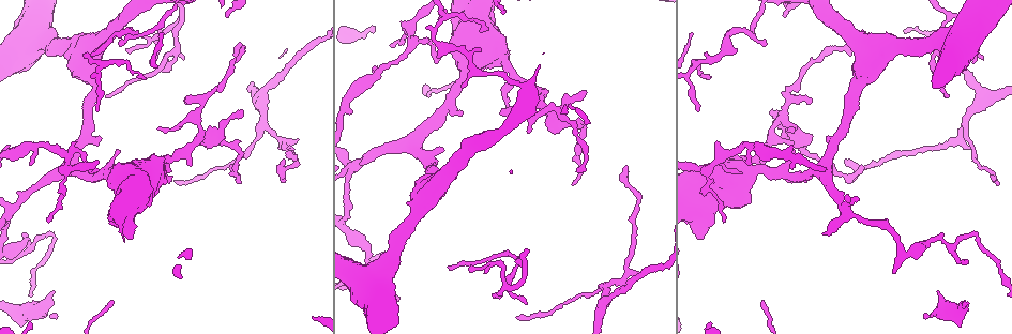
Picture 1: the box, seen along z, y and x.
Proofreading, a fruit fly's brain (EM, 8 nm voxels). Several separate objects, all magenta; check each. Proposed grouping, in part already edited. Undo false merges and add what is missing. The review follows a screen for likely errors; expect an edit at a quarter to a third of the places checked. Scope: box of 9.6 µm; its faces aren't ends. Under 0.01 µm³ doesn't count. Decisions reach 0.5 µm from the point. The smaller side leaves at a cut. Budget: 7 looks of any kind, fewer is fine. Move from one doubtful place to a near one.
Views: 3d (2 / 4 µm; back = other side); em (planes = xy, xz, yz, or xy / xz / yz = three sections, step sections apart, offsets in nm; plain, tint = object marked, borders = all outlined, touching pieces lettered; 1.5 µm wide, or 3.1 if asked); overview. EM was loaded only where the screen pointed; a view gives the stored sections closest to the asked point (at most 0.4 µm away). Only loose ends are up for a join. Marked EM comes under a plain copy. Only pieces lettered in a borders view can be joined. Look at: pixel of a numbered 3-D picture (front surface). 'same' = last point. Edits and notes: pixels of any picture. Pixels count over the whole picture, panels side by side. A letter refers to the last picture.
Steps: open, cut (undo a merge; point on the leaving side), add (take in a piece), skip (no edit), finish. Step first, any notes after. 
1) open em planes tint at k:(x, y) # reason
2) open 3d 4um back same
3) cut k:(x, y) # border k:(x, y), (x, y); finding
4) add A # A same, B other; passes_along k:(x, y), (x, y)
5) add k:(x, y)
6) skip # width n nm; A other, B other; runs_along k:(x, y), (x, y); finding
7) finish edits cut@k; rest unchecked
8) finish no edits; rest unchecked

open 3d 2um at 1:(699, 110) # free end

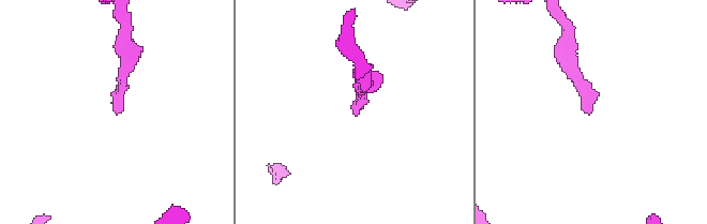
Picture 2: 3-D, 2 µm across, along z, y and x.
open em yz step 8 borders at 2:(588, 114) # now the EM

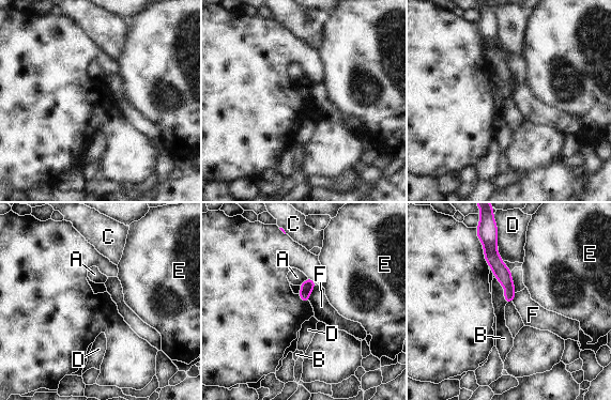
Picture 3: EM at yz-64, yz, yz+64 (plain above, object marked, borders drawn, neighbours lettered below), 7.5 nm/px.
open em planes borders same # cut it another way

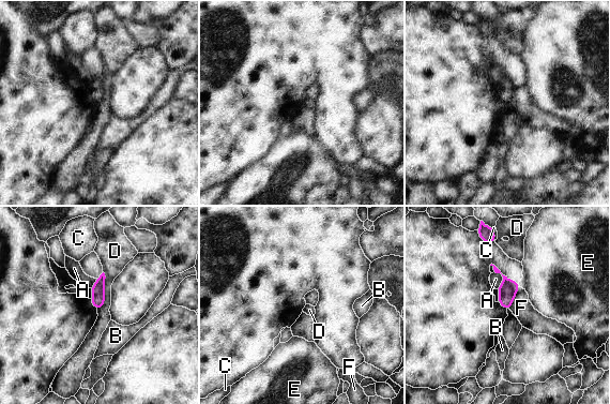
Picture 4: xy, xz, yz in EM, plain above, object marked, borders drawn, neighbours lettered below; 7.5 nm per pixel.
skip # longest_contact D 300 nm; A other, B other, C other, D other, E other, F other; border 4:(520, 287), (508, 309); no lettered piece goes on from it

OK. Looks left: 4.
open em xz step 4 tint at 1:(746, 148) # sudden change in width

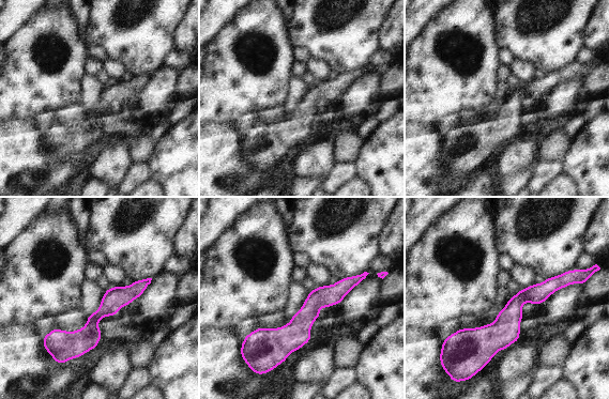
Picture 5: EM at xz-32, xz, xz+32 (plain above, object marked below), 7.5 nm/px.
open em planes borders same # cut it another way

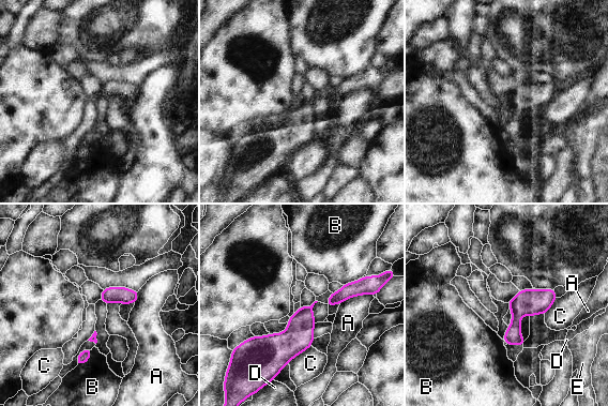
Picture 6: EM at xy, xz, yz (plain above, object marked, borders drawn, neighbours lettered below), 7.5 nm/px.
skip # longest_contact A 260 nm; A other, B other, C other, D other, E other; runs_along 6:(552, 291), (516, 316), (508, 342); all the same cell

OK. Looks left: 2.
open em yz step 4 borders at 1:(709, 79) # free end

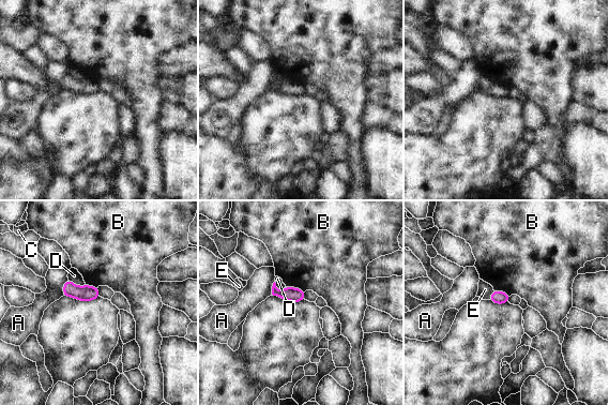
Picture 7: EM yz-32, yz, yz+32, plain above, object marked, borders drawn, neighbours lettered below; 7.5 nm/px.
open em planes borders same # another direction

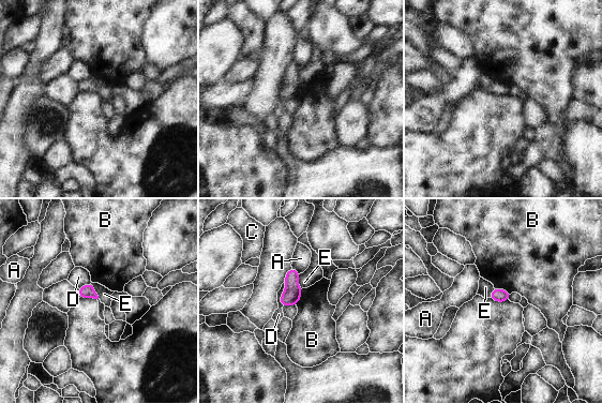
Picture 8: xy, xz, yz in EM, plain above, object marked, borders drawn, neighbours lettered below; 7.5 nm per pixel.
skip # width 100 nm; A other, B other, C other, D other, E other; border 8:(91, 283), (99, 298); no lettered piece goes on from it

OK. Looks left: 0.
finish no edits; rest unchecked

